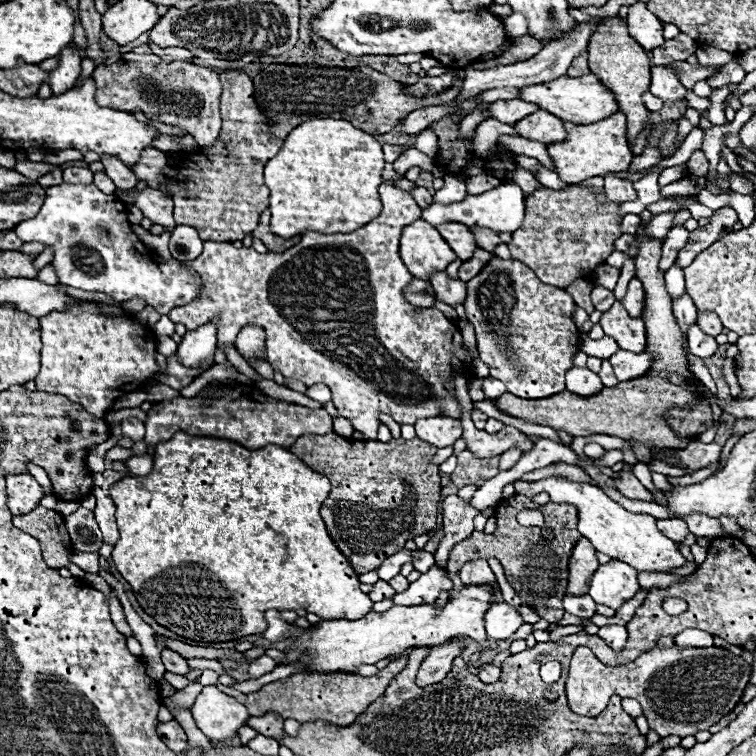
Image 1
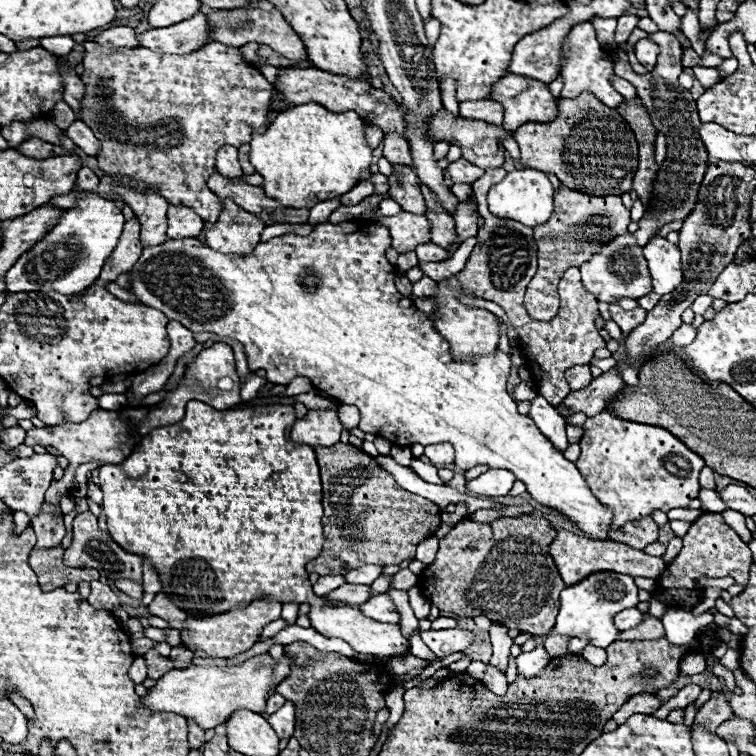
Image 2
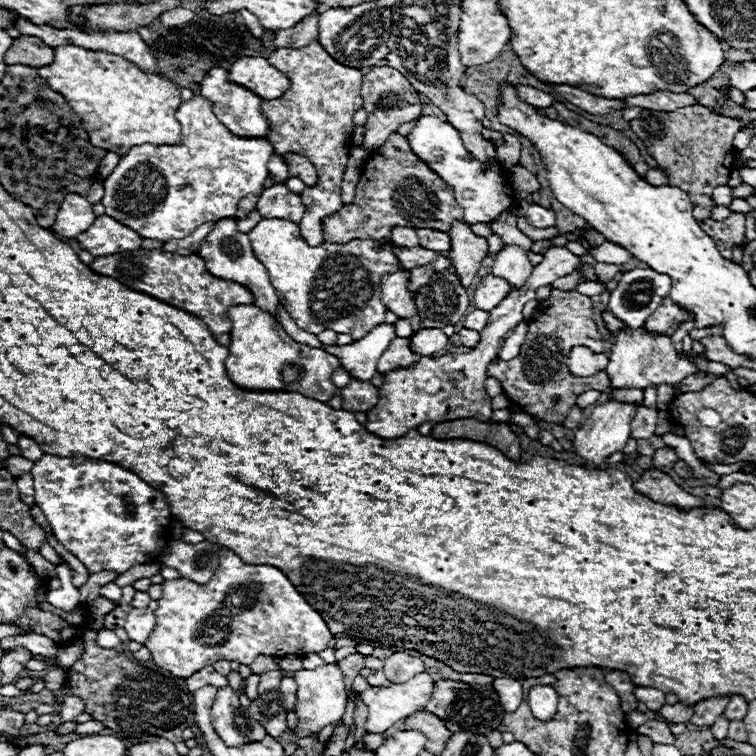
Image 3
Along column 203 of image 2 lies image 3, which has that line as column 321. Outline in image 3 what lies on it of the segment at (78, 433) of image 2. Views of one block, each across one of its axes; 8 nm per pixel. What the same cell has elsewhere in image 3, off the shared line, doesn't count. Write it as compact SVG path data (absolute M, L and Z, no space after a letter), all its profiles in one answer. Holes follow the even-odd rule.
M254 304L232 306L230 312L230 354L226 358L226 372L230 380L256 392L298 392L306 398L328 402L334 396L332 372L340 366L340 360L320 348L298 344L292 340L276 318Z

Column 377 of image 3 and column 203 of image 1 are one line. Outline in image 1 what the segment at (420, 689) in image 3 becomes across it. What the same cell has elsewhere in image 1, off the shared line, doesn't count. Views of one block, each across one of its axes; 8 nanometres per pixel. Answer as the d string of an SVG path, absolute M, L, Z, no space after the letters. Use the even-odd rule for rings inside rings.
M204 686L190 710L196 726L212 742L222 742L236 736L250 718L244 704L240 704L232 696L226 696L216 686Z

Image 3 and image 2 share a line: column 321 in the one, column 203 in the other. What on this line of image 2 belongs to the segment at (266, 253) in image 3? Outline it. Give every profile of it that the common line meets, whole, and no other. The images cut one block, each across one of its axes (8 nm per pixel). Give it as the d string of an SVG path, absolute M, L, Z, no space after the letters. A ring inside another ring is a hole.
M362 220L358 222L342 222L342 224L318 224L310 236L298 236L298 234L282 234L276 238L270 238L268 242L260 242L254 252L250 254L220 254L212 248L208 248L206 244L198 242L198 238L182 238L182 240L166 240L160 246L146 246L140 260L134 264L132 270L128 270L126 274L130 276L130 288L128 292L134 294L142 304L156 308L160 312L164 312L168 316L168 320L178 320L180 324L184 324L188 330L192 332L214 332L218 336L226 336L232 340L238 340L244 346L246 358L248 358L248 366L252 372L256 372L258 368L266 370L268 382L272 384L288 384L292 378L296 376L306 376L312 380L314 388L318 388L320 392L326 392L330 396L334 396L336 400L340 400L342 404L354 404L360 410L360 424L358 428L362 432L372 432L372 434L380 434L382 438L390 440L396 446L412 446L412 444L440 444L440 442L450 442L456 450L456 466L460 470L470 470L474 466L488 466L488 468L504 468L516 474L518 480L522 480L528 488L528 492L532 494L532 498L544 506L556 508L560 510L564 516L570 518L570 522L588 532L592 538L596 540L604 540L608 538L606 532L610 530L610 520L612 520L612 510L608 510L606 506L602 506L598 502L598 498L590 492L588 484L584 482L582 474L578 472L576 464L566 460L562 452L558 452L552 442L542 436L542 432L536 428L536 424L532 422L530 416L522 416L518 414L518 406L514 402L514 398L508 394L506 390L506 380L510 374L510 356L496 350L490 356L480 356L476 360L476 364L470 362L452 362L450 358L450 344L436 334L434 330L434 316L428 316L424 312L420 312L416 306L412 306L410 300L406 300L394 286L394 266L384 258L384 252L390 248L390 240L388 240L388 228L376 226L376 224L364 224Z

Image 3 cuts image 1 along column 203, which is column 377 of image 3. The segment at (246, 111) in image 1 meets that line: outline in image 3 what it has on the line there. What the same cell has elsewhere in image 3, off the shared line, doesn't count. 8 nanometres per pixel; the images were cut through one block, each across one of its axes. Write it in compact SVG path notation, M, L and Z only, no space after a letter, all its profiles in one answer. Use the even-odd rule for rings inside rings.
M394 132L394 136L372 150L364 162L354 202L324 220L324 240L336 244L344 244L354 238L382 240L390 238L390 230L394 226L436 228L448 232L456 220L464 222L464 214L454 200L452 188L412 152L406 136Z

